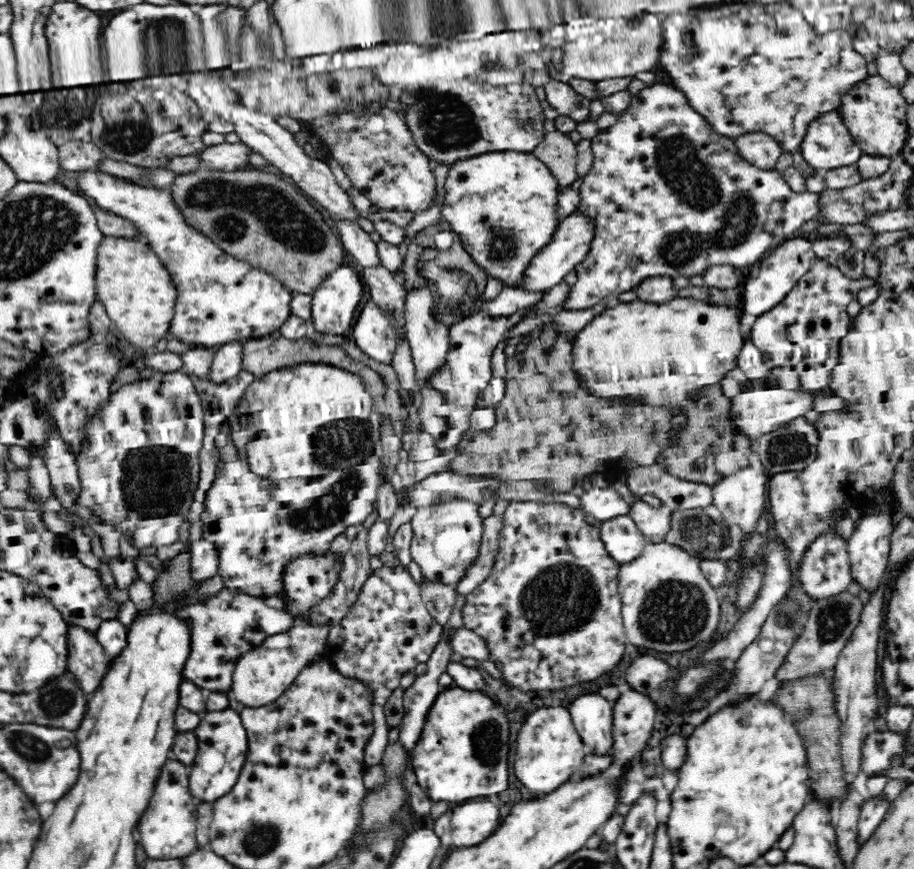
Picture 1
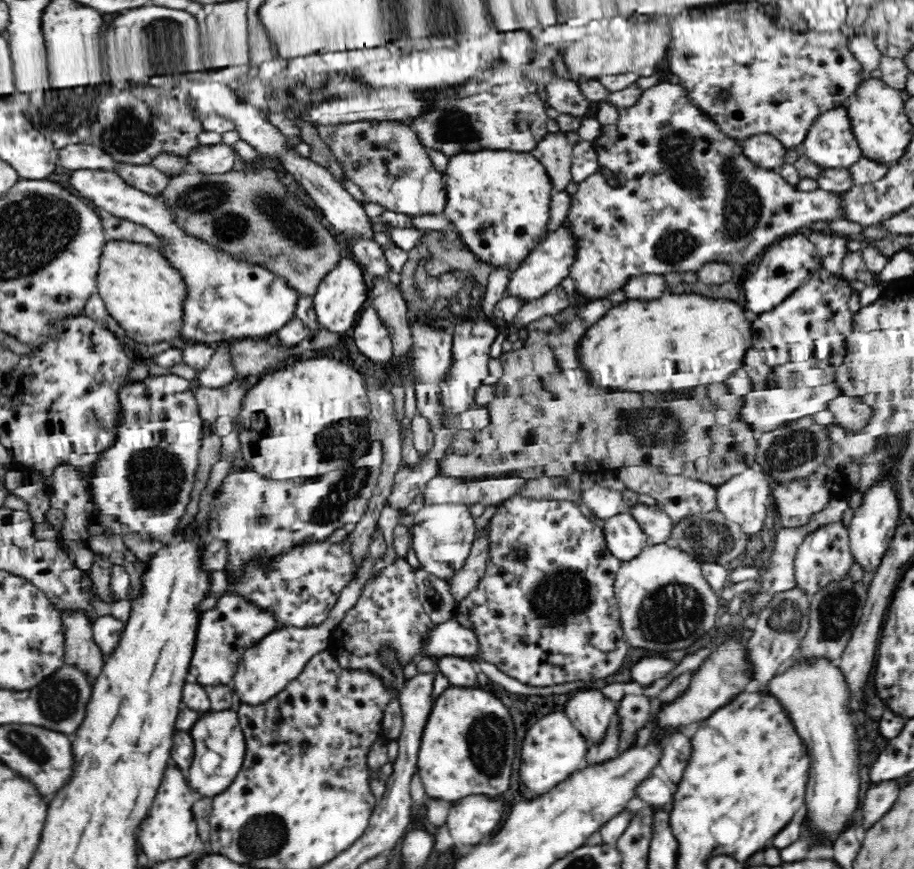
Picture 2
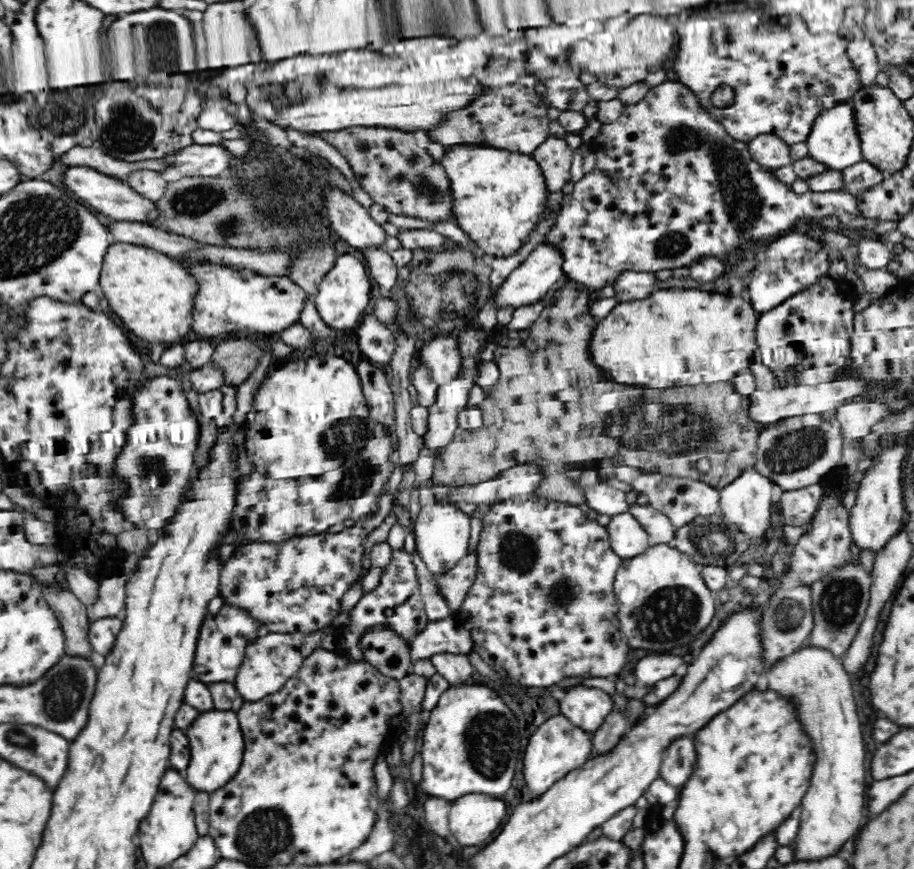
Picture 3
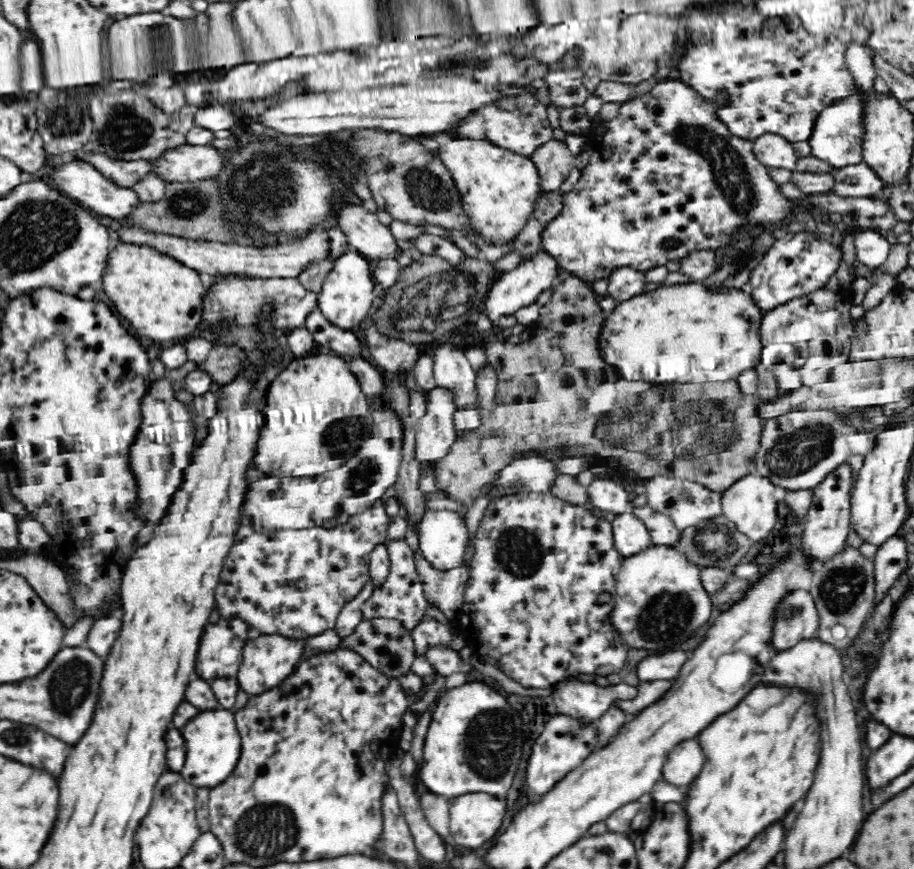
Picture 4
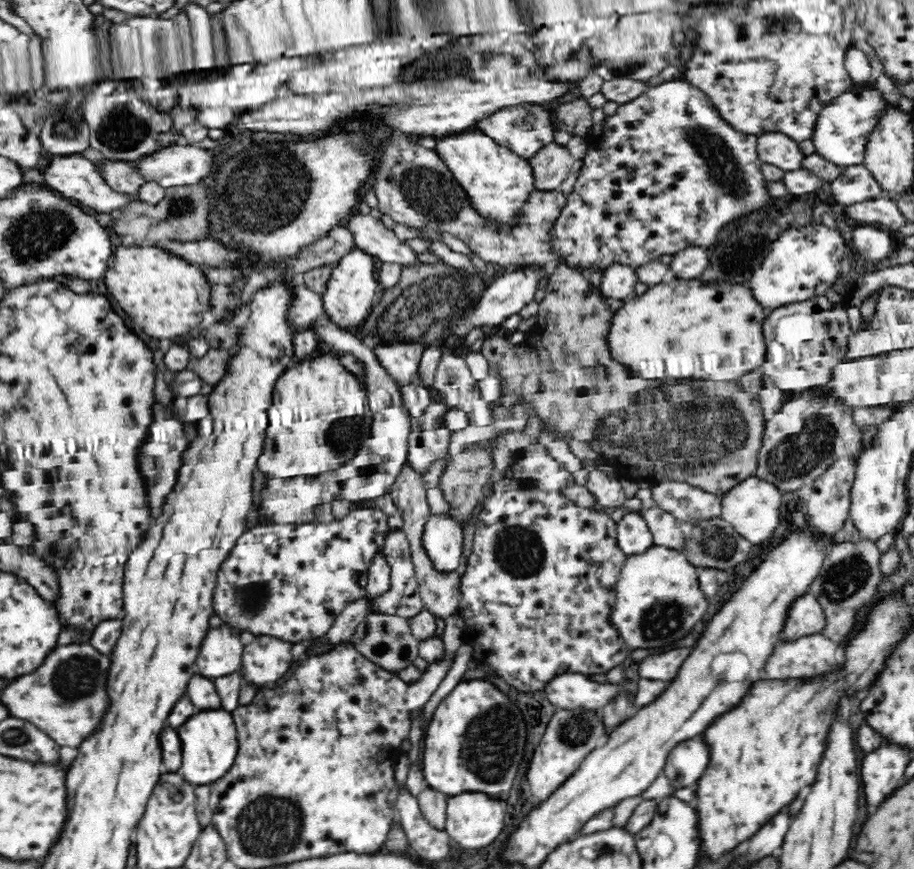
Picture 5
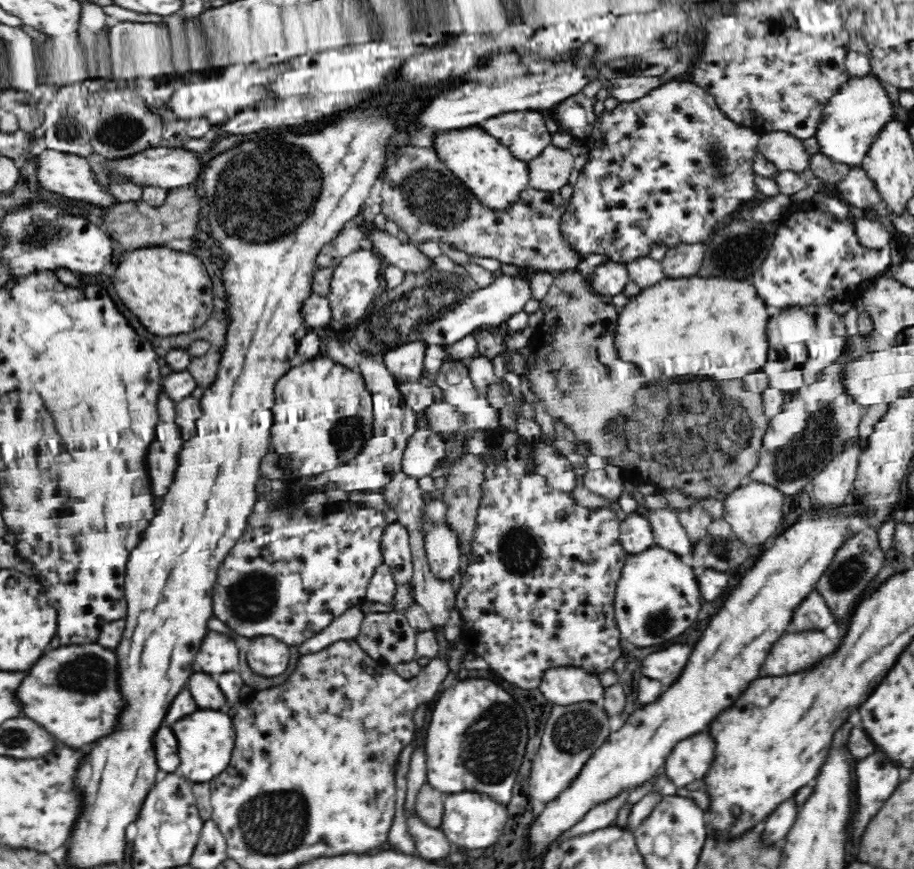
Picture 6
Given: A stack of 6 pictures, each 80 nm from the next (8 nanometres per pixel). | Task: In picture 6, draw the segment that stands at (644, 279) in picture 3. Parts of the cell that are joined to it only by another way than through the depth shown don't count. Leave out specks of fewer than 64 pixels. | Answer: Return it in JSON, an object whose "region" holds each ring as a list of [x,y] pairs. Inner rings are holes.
{"region":[[[607,263],[594,270],[589,282],[596,293],[613,298],[624,294],[626,284],[630,282],[630,272],[624,264]]]}

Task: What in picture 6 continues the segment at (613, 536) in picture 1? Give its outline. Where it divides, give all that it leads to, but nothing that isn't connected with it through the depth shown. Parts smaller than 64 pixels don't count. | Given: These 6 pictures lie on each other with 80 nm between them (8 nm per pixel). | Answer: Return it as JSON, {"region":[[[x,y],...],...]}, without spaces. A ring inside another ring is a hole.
{"region":[[[644,513],[628,514],[620,521],[619,541],[628,555],[634,555],[656,546],[650,523]]]}

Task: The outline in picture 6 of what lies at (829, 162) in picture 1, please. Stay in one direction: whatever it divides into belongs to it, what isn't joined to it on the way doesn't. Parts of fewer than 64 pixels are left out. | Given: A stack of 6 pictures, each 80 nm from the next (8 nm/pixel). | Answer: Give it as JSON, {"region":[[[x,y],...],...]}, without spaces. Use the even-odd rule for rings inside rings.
{"region":[[[868,75],[851,78],[822,108],[822,118],[814,136],[819,144],[819,152],[836,164],[861,166],[867,148],[881,126],[894,117],[892,108],[892,102],[878,77]]]}

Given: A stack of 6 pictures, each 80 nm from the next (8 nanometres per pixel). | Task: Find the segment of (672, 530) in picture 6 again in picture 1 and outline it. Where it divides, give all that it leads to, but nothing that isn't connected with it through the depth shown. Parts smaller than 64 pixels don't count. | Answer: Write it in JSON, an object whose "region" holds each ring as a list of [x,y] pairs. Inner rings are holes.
{"region":[[[642,500],[630,505],[629,515],[644,535],[646,544],[659,543],[670,528],[672,509],[666,505],[654,508]]]}

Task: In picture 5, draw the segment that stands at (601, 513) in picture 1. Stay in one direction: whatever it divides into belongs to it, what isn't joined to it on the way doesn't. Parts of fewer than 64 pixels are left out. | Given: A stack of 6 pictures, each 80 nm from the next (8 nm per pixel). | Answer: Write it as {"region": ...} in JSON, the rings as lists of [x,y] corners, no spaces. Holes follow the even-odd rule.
{"region":[[[594,470],[590,472],[585,487],[595,498],[598,509],[605,506],[607,511],[614,508],[626,511],[626,494],[620,485],[620,478],[609,478],[605,472]]]}

